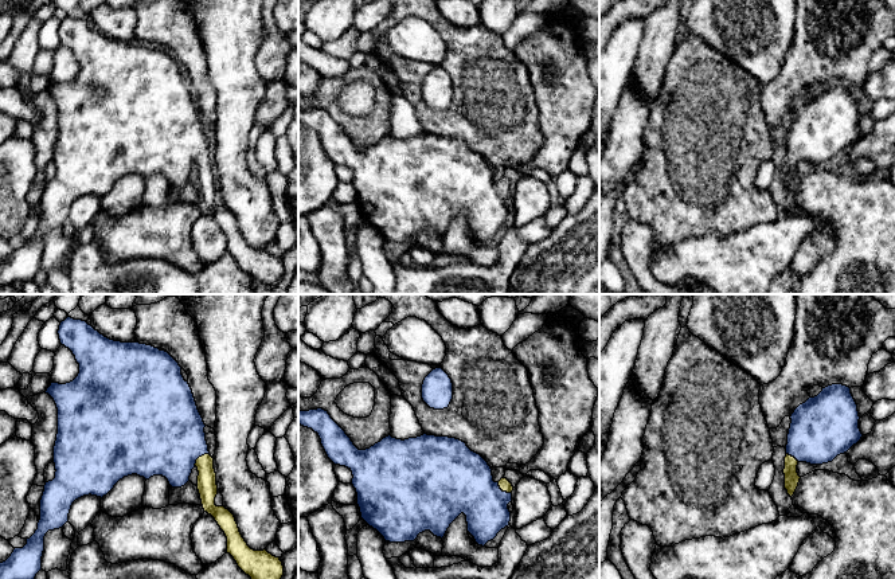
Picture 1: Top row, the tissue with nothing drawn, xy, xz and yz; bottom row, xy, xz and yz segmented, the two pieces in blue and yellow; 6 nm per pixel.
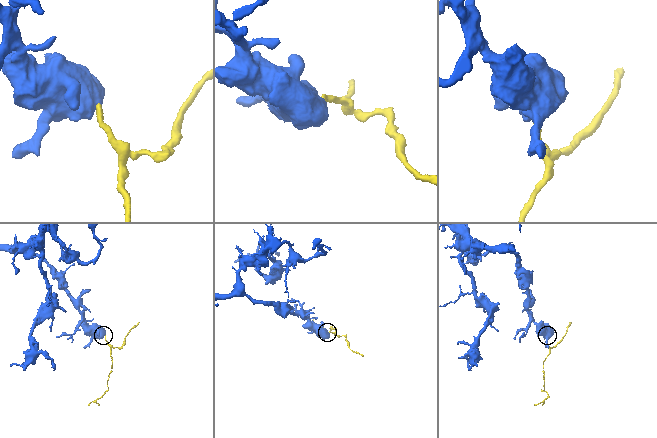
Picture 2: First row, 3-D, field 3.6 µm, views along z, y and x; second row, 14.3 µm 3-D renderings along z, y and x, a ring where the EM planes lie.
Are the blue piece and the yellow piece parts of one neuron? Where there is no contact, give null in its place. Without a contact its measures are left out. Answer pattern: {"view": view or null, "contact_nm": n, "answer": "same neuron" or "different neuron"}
{"view": "xy", "contact_nm": 120, "answer": "same neuron"}

